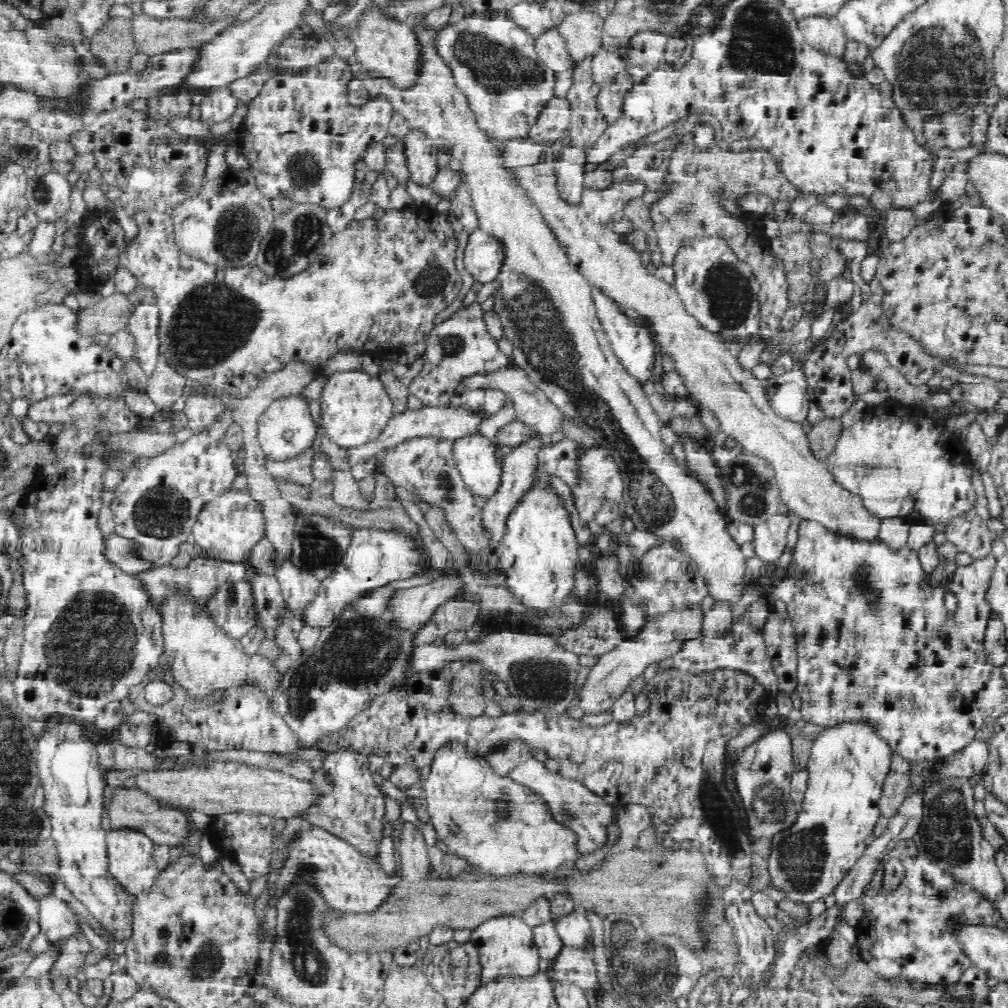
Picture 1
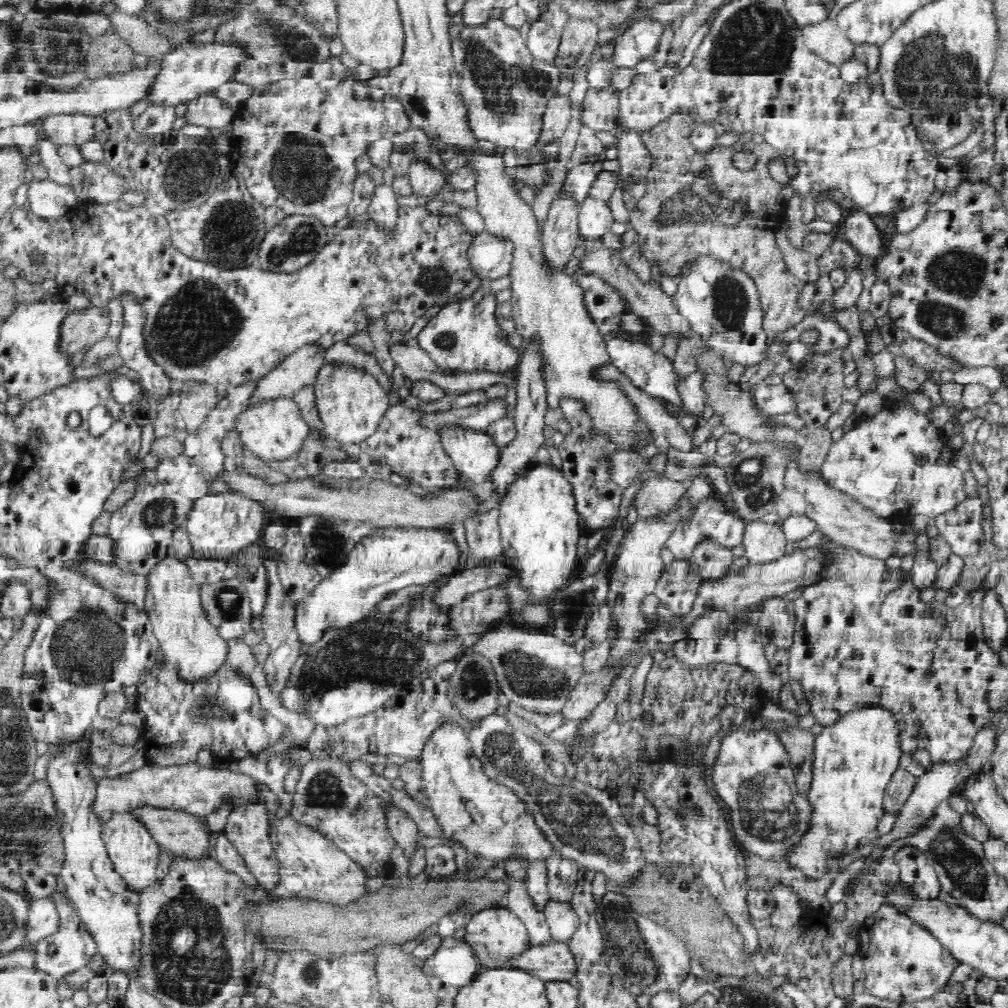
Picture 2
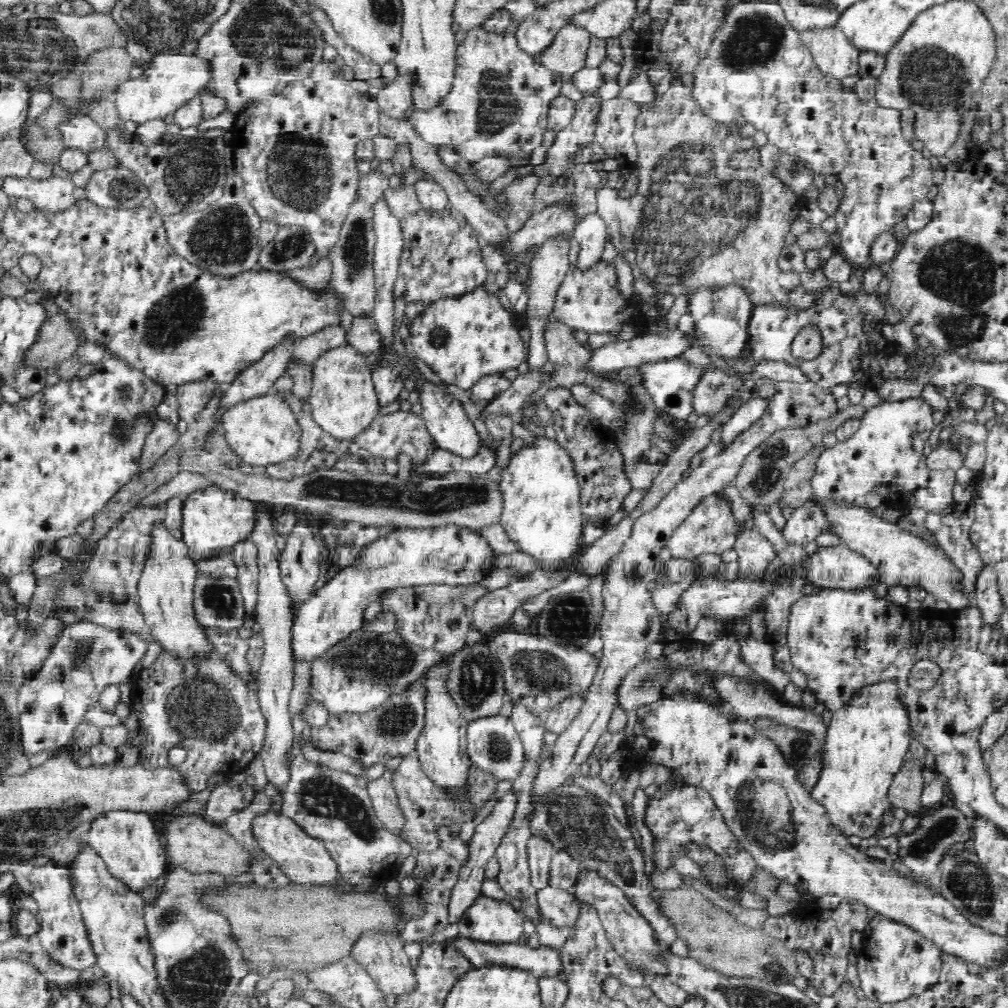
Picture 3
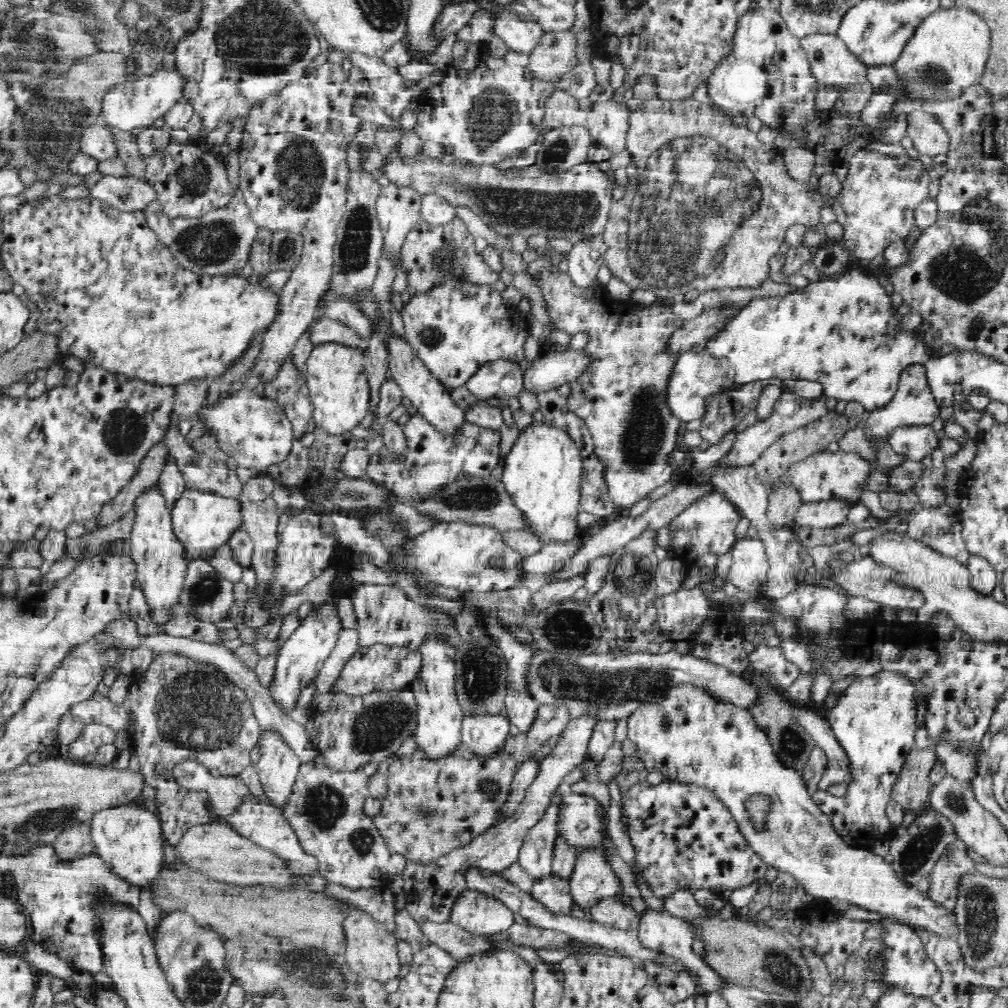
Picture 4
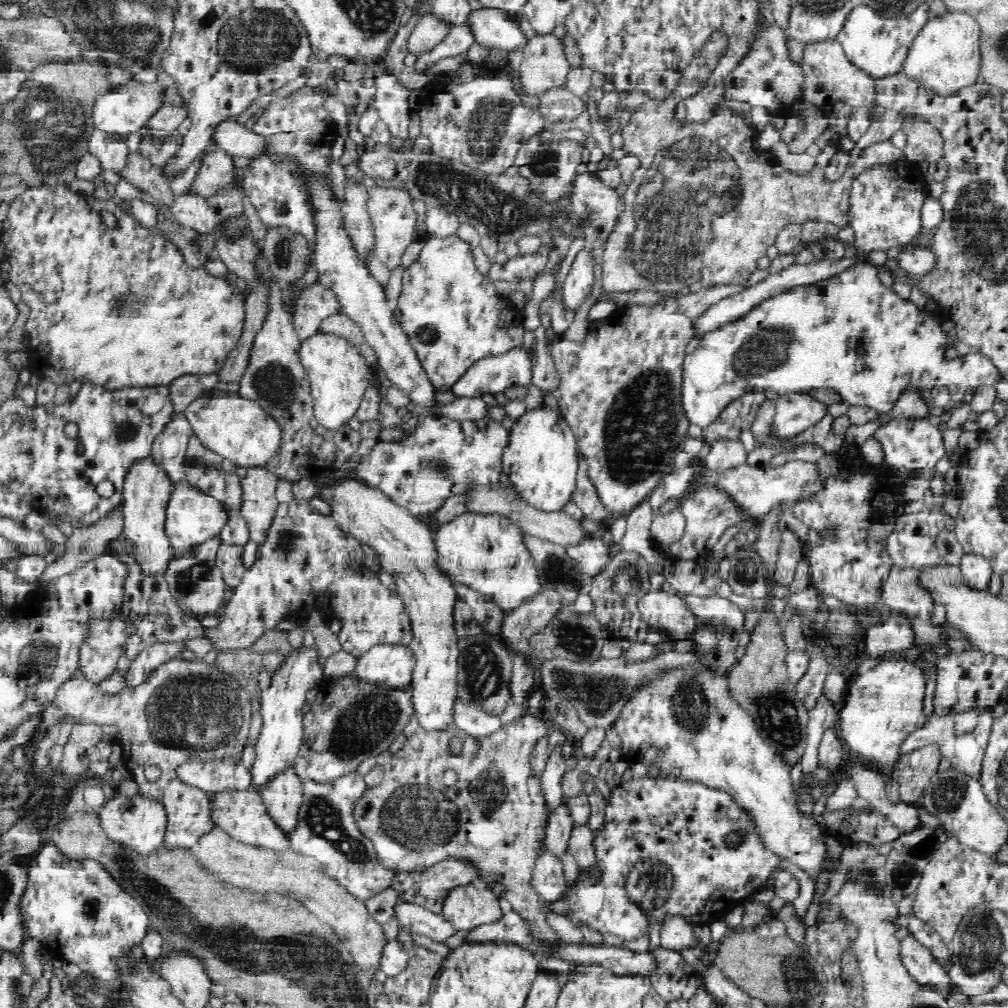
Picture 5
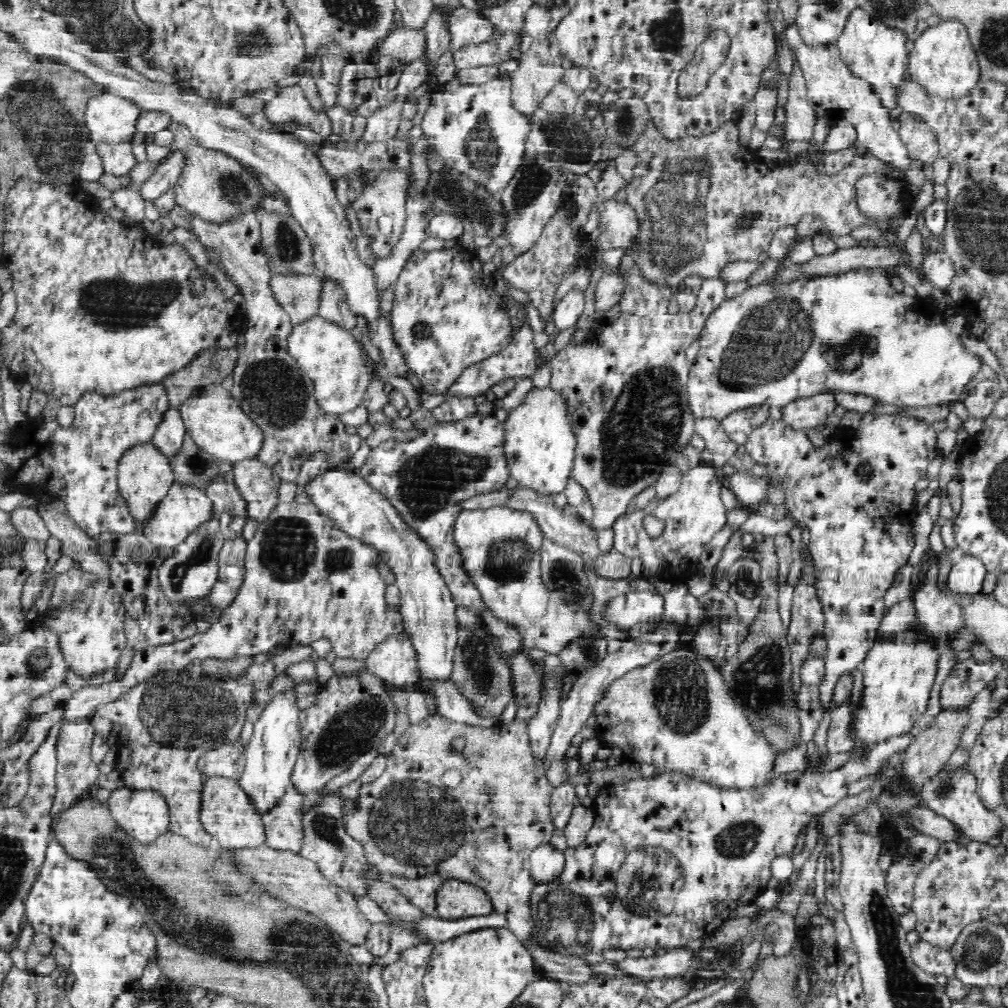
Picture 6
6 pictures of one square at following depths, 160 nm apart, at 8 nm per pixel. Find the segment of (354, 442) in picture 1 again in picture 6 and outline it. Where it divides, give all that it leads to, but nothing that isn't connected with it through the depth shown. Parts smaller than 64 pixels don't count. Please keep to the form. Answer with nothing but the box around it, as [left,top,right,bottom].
[289,316,370,417]

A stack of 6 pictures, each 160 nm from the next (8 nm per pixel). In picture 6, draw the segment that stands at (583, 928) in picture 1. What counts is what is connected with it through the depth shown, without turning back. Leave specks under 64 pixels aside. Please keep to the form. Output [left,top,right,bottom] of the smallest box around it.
[531,844,565,884]

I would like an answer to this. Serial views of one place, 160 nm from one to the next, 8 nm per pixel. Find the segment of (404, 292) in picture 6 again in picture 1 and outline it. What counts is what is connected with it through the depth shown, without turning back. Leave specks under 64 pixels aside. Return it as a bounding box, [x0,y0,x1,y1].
[410,302,510,407]

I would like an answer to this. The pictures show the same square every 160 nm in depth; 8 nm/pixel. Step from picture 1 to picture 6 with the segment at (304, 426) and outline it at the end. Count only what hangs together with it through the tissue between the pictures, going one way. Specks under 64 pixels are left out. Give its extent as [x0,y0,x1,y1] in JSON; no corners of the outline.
[179,385,265,463]

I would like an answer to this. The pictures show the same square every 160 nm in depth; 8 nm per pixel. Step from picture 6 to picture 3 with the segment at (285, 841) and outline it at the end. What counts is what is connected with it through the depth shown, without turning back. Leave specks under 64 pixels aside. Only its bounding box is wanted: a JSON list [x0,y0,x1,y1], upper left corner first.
[249,509,294,784]

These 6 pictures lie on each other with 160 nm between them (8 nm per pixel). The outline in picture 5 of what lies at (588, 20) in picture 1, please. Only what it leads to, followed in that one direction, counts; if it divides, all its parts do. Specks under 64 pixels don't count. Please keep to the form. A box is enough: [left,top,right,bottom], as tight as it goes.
[518,33,571,98]

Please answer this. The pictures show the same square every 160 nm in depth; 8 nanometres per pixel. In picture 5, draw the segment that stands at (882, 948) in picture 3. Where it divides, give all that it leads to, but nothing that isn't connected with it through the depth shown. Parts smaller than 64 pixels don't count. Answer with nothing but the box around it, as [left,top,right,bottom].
[899,935,951,994]

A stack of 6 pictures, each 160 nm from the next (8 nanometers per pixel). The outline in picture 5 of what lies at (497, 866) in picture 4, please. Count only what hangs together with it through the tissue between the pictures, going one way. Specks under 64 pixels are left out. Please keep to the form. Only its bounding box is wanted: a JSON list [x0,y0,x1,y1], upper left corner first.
[391,858,480,914]

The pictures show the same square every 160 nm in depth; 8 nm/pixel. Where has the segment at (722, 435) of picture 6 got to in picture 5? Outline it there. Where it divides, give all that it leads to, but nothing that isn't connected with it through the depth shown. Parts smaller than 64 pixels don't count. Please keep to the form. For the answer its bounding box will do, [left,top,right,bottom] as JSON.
[705,440,748,471]

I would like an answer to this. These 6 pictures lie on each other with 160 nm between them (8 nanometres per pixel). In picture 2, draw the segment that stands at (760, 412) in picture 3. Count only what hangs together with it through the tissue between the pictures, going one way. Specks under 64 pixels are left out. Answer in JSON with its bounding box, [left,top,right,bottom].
[753,383,798,416]

